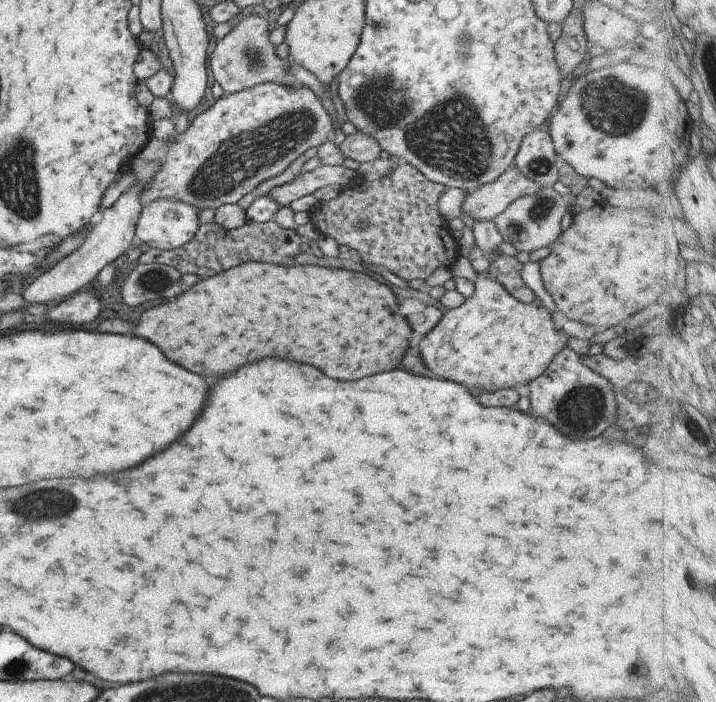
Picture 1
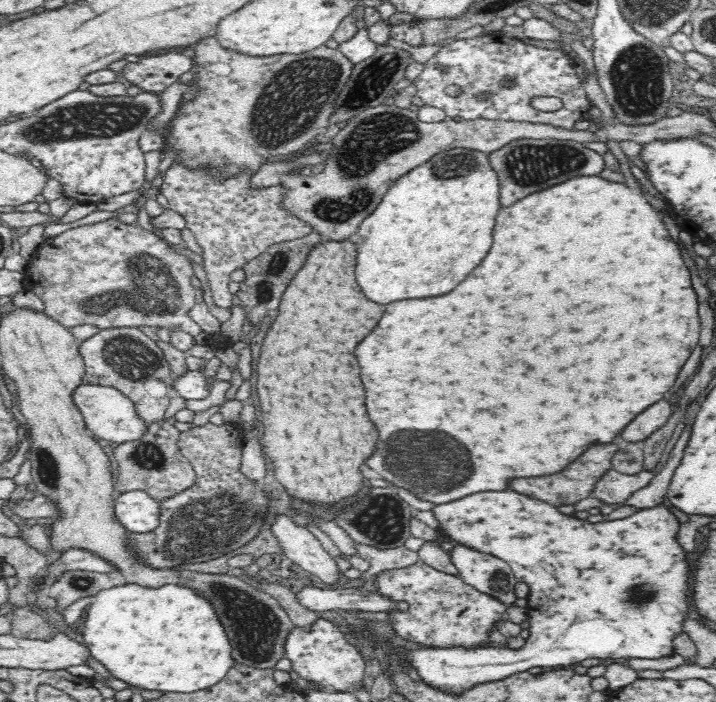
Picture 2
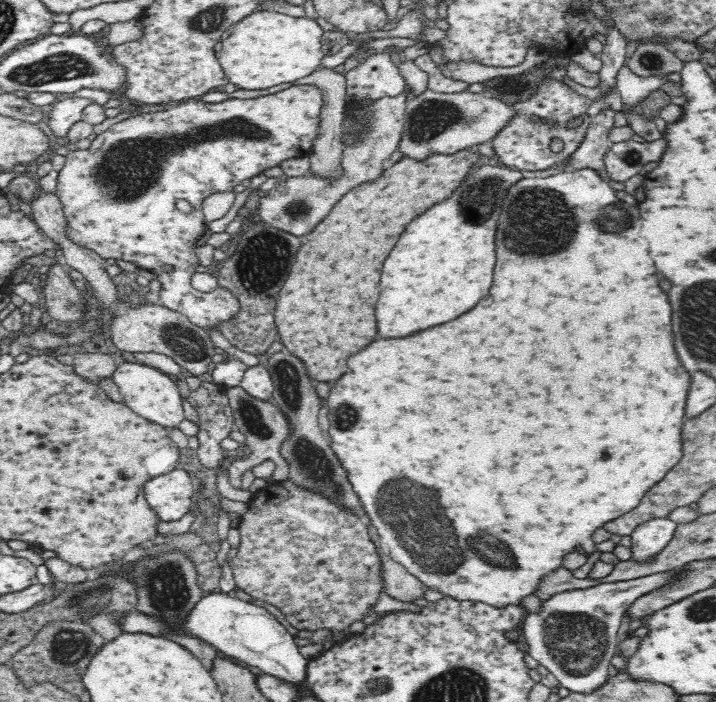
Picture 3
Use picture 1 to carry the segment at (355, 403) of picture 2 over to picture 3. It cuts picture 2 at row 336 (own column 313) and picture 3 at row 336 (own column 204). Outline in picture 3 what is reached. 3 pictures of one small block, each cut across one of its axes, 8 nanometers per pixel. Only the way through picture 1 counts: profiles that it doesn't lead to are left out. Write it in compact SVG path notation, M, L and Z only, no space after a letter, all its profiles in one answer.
M465 149L451 155L432 153L421 161L402 157L397 163L388 165L380 178L374 182L358 185L346 196L342 196L338 204L334 205L334 210L326 216L326 220L322 220L306 236L308 242L298 250L292 272L278 294L278 304L274 314L278 326L276 330L280 334L279 341L282 340L281 343L304 362L312 382L334 384L346 372L346 360L378 338L374 304L378 300L380 290L378 284L370 284L374 282L376 276L374 272L380 274L382 262L394 248L406 224L432 204L448 198L476 162L478 153Z

